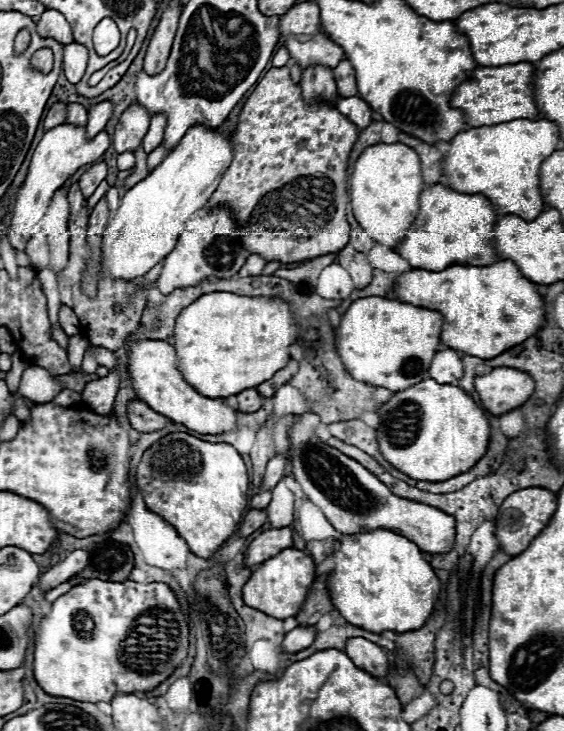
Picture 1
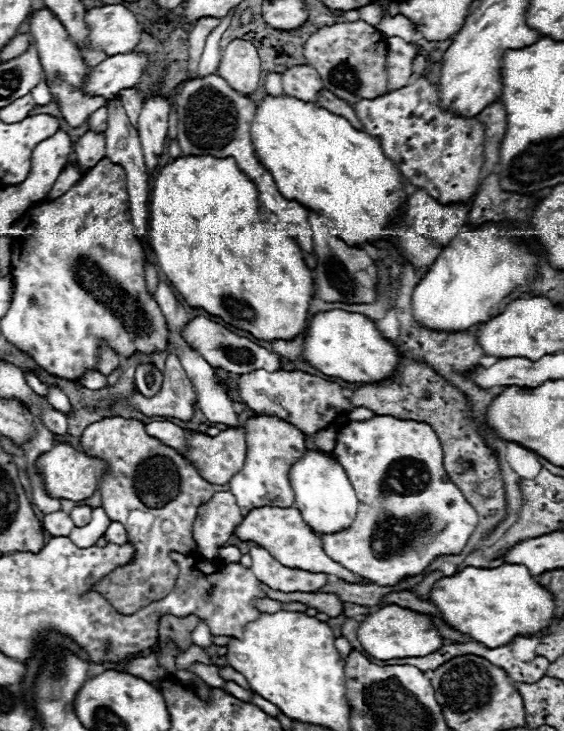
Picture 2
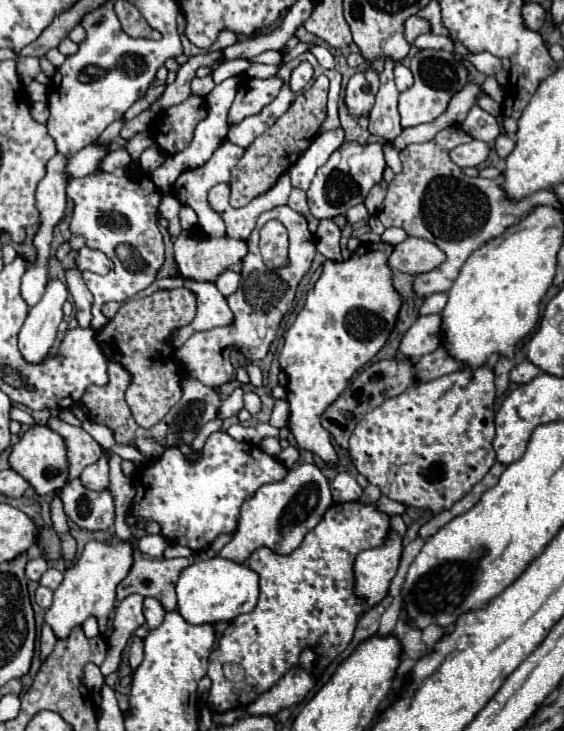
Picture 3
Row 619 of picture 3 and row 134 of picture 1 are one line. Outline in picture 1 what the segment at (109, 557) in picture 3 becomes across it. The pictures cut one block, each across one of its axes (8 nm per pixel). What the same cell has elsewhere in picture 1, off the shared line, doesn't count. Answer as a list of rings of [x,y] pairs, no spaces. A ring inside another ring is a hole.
[[[60,124],[52,130],[48,130],[44,134],[44,138],[40,140],[38,148],[34,150],[30,168],[28,168],[28,176],[24,180],[24,184],[20,186],[18,194],[16,194],[16,202],[12,208],[12,224],[10,230],[6,234],[8,242],[12,244],[14,250],[24,252],[26,242],[30,240],[30,236],[36,232],[36,224],[40,222],[40,218],[44,216],[54,192],[58,188],[64,186],[64,182],[78,172],[82,166],[96,162],[110,146],[110,136],[102,130],[98,132],[94,138],[86,136],[86,126],[74,126],[74,124]]]

